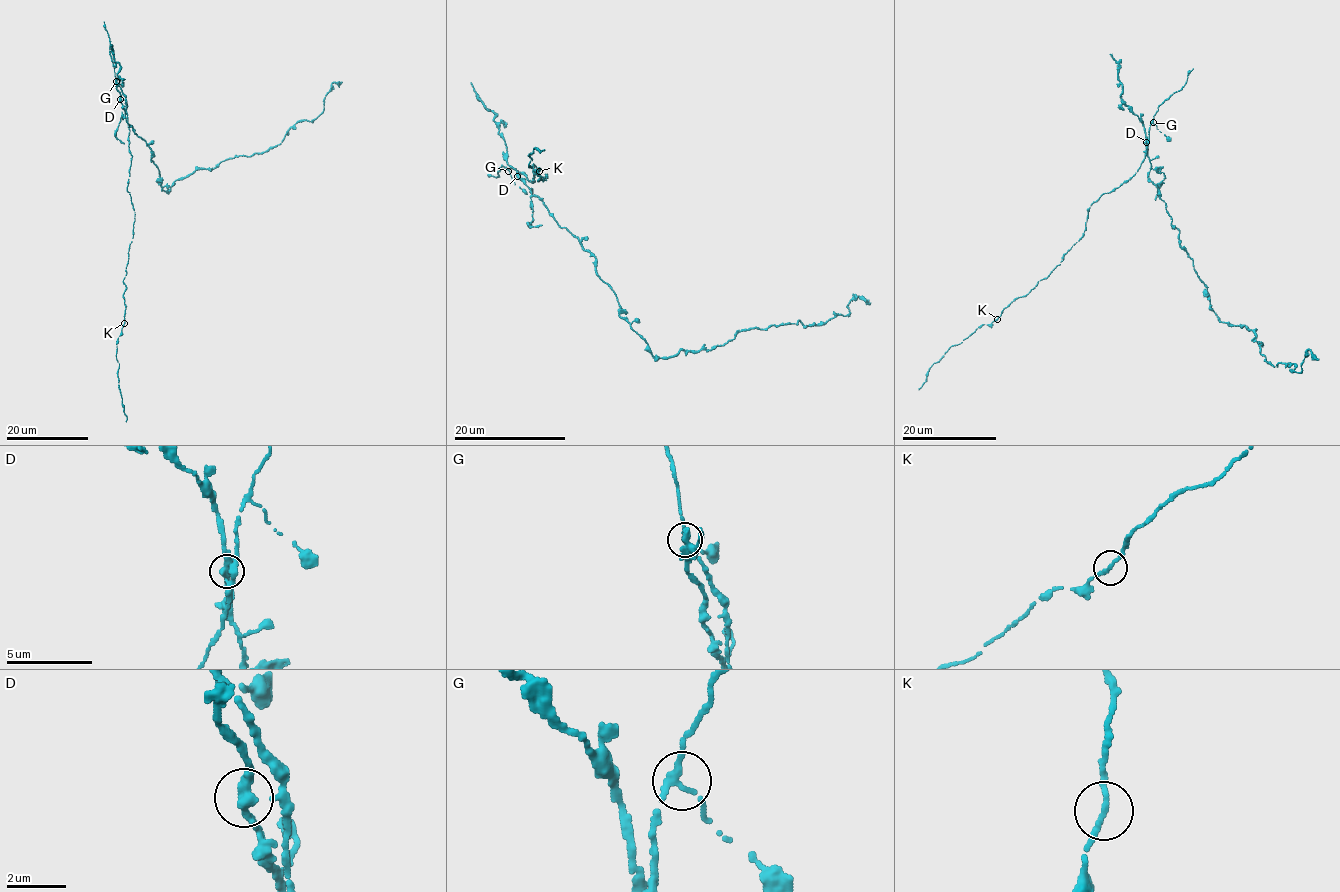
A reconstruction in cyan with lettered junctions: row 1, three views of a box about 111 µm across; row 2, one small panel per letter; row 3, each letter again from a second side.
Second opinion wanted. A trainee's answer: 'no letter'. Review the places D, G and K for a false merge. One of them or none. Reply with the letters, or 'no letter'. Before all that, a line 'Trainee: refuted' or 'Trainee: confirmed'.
Trainee: refuted
D

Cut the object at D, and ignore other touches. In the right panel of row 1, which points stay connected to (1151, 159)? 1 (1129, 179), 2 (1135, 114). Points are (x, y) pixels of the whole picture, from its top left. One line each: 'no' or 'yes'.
1: no
2: yes

